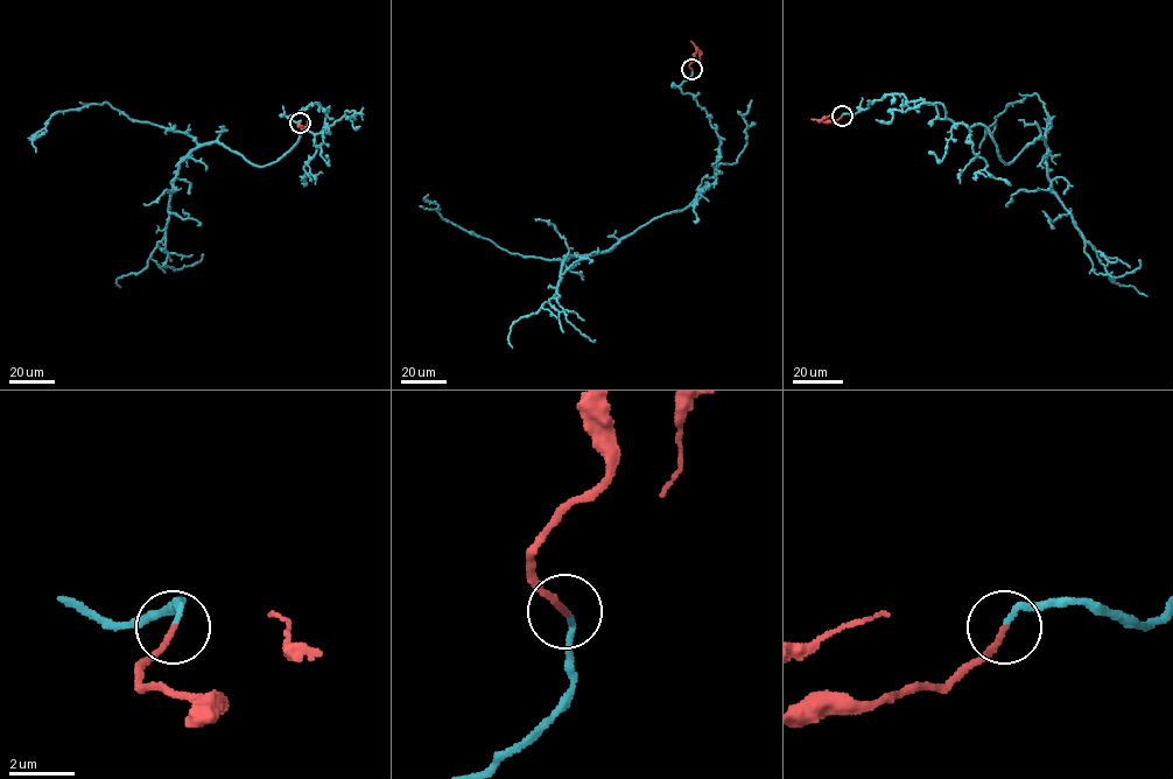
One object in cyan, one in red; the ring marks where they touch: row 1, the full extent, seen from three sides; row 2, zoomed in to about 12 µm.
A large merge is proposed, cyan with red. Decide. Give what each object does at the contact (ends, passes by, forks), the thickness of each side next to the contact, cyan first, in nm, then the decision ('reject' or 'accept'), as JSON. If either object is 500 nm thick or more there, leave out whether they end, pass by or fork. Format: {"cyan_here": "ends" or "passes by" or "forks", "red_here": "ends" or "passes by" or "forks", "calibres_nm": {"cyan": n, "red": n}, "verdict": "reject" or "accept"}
{"cyan_here": "ends", "red_here": "ends", "calibres_nm": {"cyan": 180, "red": 180}, "verdict": "accept"}

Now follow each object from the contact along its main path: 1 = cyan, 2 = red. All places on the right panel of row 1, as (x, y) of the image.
1: (842, 116), (903, 93), (983, 125), (1009, 163), (1045, 140), (1044, 103), (1010, 103), (978, 148)
2: (842, 116), (831, 121), (821, 120), (833, 114)

